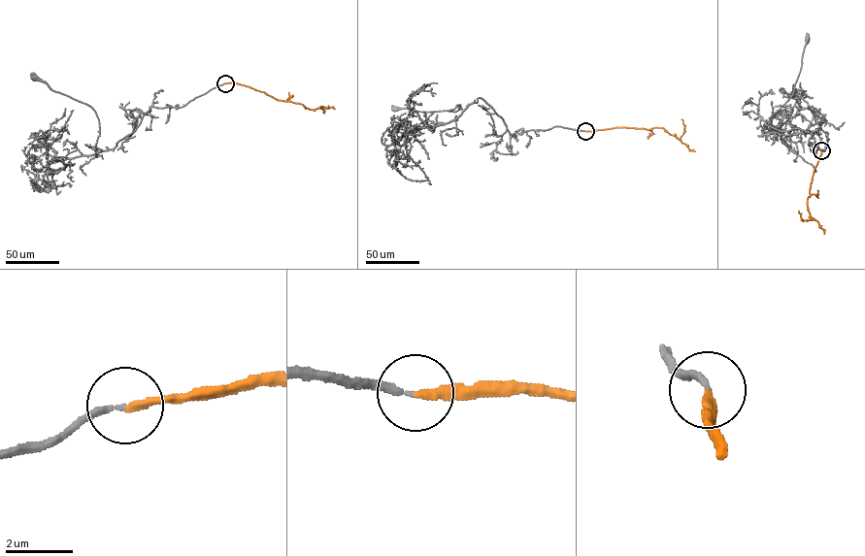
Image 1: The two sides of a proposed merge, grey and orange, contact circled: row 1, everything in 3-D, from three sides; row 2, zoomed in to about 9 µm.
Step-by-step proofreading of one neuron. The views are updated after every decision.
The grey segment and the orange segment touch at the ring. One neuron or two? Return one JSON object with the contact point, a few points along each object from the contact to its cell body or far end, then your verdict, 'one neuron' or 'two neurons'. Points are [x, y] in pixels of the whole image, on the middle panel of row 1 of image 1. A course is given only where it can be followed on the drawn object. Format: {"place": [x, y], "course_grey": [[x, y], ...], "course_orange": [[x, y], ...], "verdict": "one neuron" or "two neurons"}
{"place": [585, 131], "course_grey": [[585, 131], [557, 126], [511, 134], [479, 97], [454, 112], [396, 109]], "course_orange": [[585, 131], [660, 127], [680, 138], [683, 132], [682, 119]], "verdict": "one neuron"}

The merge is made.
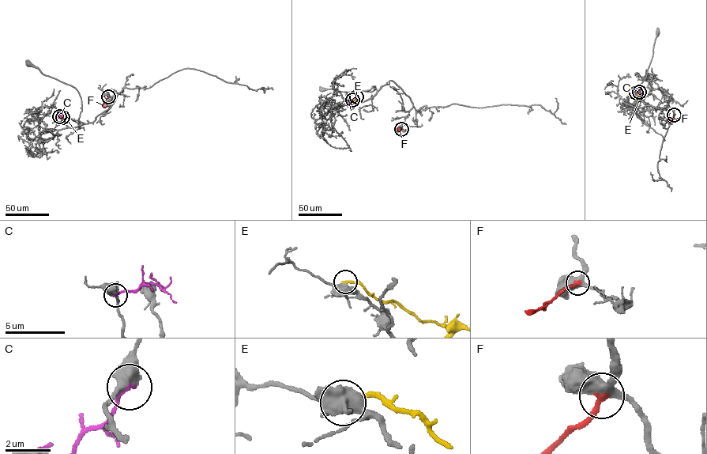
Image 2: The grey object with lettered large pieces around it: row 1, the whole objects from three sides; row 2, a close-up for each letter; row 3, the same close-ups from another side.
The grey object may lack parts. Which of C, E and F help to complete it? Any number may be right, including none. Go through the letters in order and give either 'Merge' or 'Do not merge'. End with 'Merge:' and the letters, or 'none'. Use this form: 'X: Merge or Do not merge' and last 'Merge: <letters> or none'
C: Do not merge
E: Do not merge
F: Merge
Merge: F

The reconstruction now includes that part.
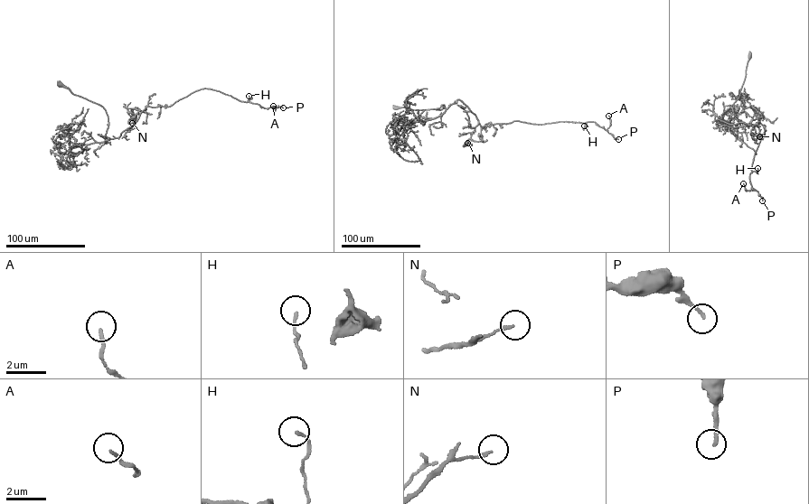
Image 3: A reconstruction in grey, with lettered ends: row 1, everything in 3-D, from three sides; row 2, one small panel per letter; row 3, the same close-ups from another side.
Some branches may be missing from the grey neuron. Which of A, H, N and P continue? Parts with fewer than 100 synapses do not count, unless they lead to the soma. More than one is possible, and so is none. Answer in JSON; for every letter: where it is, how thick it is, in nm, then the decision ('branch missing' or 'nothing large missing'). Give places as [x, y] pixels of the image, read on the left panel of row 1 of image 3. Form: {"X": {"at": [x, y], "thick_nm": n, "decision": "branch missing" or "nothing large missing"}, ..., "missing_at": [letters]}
{"A": {"at": [273, 106], "thick_nm": 130, "decision": "nothing large missing"}, "H": {"at": [249, 96], "thick_nm": 130, "decision": "nothing large missing"}, "N": {"at": [132, 123], "thick_nm": 150, "decision": "nothing large missing"}, "P": {"at": [283, 107], "thick_nm": 130, "decision": "nothing large missing"}, "missing_at": []}

